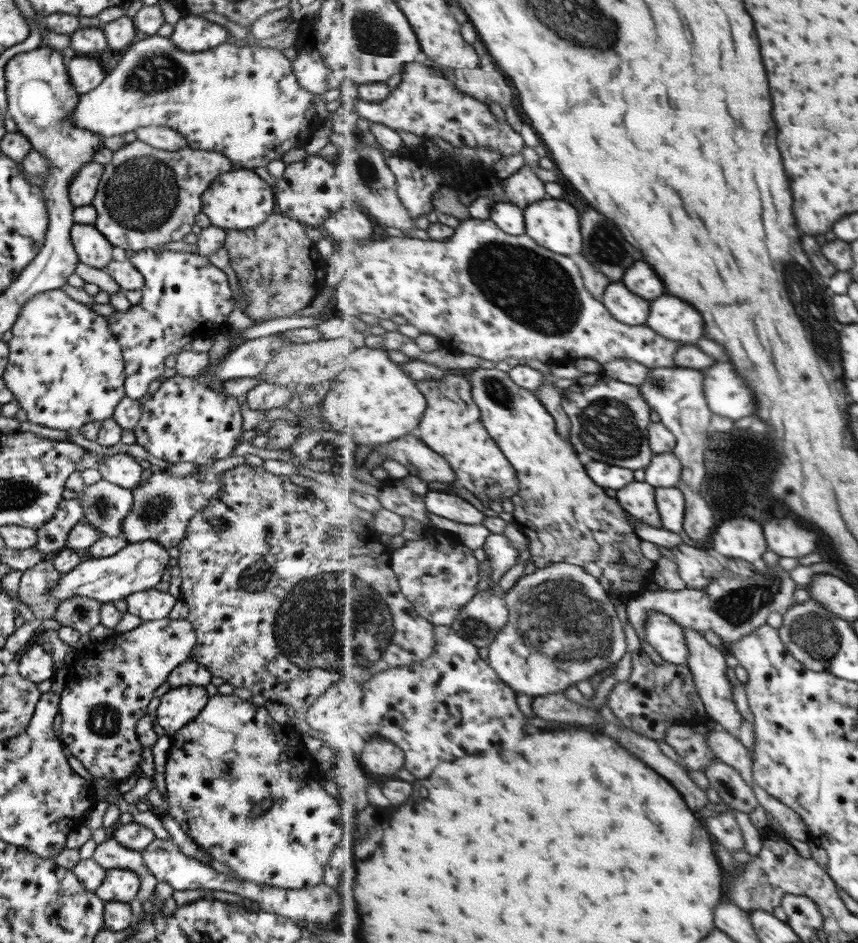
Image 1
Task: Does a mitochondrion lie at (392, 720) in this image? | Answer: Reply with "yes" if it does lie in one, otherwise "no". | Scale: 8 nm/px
no

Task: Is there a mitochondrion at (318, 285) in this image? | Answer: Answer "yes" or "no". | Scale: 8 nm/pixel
no

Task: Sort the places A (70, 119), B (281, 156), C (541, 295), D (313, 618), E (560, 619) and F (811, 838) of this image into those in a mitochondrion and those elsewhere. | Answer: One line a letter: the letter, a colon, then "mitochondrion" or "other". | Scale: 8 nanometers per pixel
A: other
B: other
C: mitochondrion
D: mitochondrion
E: mitochondrion
F: other

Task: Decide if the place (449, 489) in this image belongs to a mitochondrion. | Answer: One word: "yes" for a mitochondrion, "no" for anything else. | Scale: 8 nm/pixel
no

